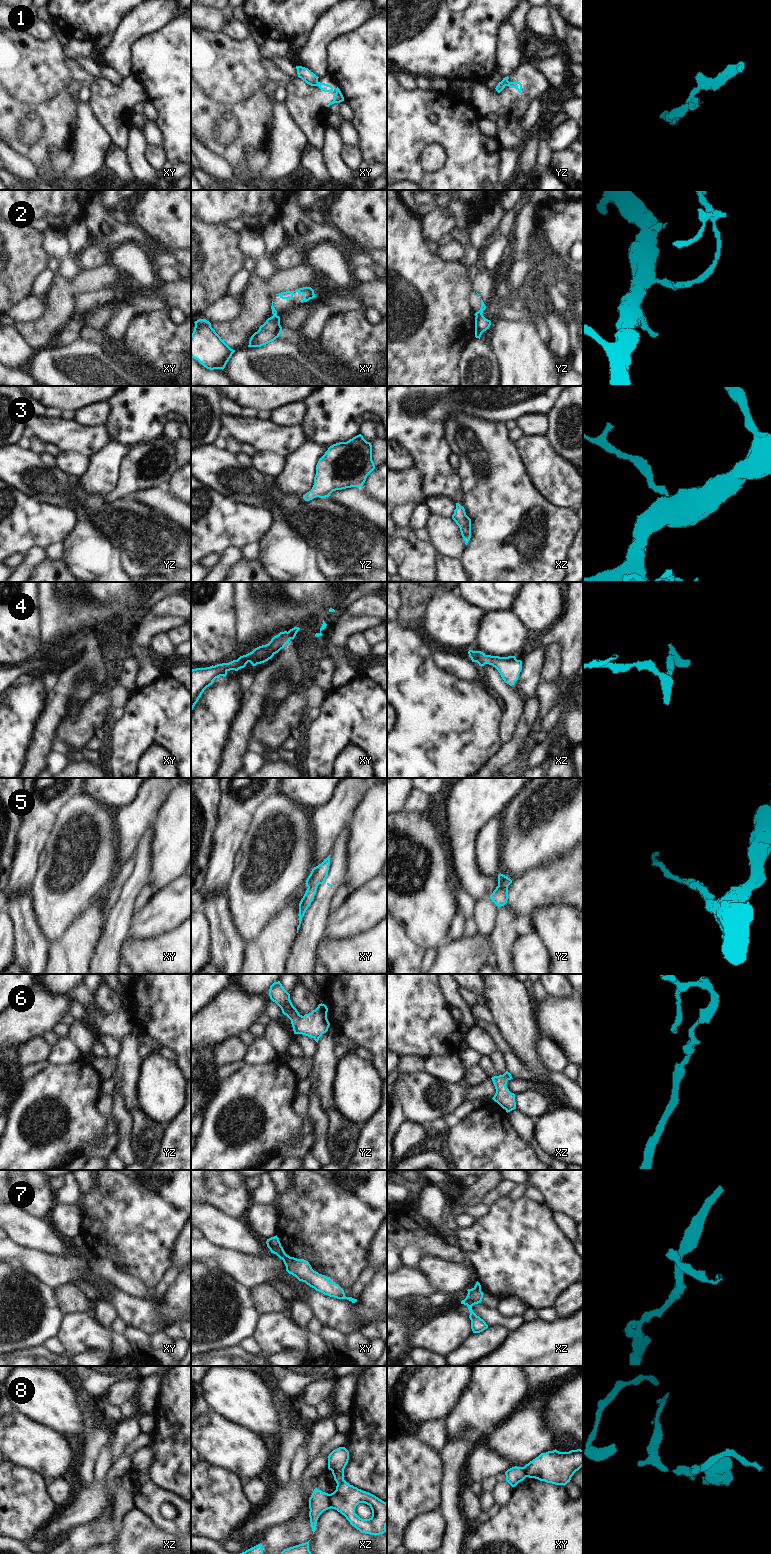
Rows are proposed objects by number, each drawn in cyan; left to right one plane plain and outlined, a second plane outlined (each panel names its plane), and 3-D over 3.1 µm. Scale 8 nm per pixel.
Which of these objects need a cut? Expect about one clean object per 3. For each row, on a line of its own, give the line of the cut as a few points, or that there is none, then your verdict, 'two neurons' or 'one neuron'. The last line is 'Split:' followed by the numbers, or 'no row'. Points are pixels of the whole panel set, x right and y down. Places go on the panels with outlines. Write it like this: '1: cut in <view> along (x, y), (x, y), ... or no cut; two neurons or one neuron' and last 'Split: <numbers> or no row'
1: cut in yz along (508, 81), (506, 85); two neurons
2: cut in yz along (481, 313), (476, 316); two neurons
3: no cut; one neuron
4: no cut; one neuron
5: no cut; one neuron
6: no cut; one neuron
7: cut in xy along (284, 1251), (277, 1255); two neurons
8: cut in xz along (329, 1494), (331, 1507); two neurons
Split: 1, 2, 7, 8

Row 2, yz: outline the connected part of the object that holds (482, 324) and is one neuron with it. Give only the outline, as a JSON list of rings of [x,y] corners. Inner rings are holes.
[[[483,314],[477,315],[475,317],[475,337],[481,337],[482,333],[489,329],[491,321],[486,319]]]

